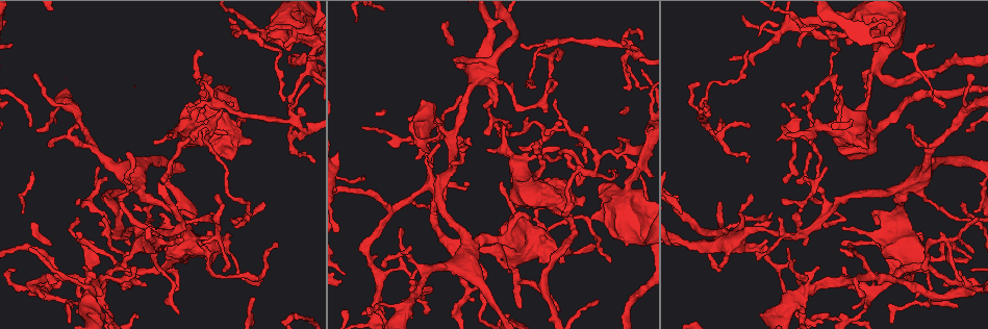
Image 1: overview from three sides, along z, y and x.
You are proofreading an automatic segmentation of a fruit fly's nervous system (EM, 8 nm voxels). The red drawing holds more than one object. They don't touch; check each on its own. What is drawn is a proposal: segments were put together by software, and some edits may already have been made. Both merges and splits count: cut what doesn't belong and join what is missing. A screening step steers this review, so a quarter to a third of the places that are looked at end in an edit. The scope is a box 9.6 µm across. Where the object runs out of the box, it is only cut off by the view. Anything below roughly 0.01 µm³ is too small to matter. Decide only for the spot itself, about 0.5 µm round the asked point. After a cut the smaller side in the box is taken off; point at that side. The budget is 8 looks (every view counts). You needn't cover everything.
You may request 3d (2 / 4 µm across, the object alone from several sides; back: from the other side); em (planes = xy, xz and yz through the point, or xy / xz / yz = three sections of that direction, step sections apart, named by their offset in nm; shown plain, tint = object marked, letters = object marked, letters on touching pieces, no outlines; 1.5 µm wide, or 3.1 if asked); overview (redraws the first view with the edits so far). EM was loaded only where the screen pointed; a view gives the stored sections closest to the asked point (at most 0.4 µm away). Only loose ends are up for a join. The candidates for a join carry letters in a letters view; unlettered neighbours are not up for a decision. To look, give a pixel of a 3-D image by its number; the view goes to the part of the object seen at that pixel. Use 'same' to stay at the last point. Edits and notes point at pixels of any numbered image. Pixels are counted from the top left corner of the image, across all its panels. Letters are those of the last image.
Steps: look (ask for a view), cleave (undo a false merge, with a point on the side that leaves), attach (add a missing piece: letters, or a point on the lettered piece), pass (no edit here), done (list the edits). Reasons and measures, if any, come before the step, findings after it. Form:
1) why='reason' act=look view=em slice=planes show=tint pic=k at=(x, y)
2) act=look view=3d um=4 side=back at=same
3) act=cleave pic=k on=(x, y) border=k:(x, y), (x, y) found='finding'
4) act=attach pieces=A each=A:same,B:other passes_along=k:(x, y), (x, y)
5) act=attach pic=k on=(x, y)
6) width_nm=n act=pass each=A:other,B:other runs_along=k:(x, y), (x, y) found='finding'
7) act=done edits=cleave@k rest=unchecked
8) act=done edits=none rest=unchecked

why='calibre changes' act=look view=em slice=planes show=letters pic=1 at=(224, 245)

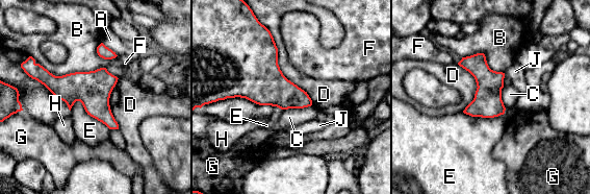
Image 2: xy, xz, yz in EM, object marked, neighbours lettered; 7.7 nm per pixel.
width_nm=220 act=pass each=A:other,B:other,C:other,D:other,E:other,F:other,G:other,H:other,J:other border=2:(266, 28), (279, 69), (312, 104) found='all the same neuron'

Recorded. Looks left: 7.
why='free end' act=look view=em slice=planes show=letters pic=1 at=(971, 253)

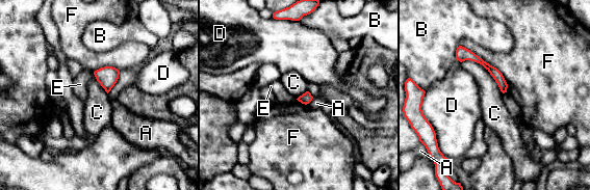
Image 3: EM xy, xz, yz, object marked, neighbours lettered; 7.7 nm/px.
act=pass each=A:other,B:other,C:other,D:other,E:other,F:other border=3:(460, 61), (479, 62), (503, 92) found='none of them fits'

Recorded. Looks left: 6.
why='thin end' act=look view=3d um=2 pic=1 at=(294, 109)

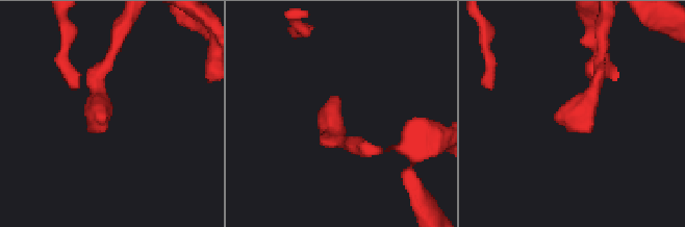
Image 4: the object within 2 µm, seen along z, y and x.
act=look view=em slice=yz step=4 show=tint pic=4 at=(337, 99)

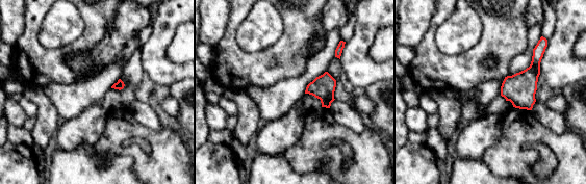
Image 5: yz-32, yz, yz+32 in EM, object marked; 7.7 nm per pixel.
why='cut it another way' act=look view=em slice=planes show=letters at=same

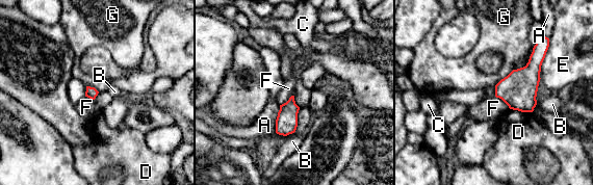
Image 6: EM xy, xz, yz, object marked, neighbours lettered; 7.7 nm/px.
longest_contact=E:260nm act=pass each=A:other,B:other,C:other,D:other,E:other,F:other,G:other border=6:(293, 96), (294, 102), (300, 107) found='none of them fits'

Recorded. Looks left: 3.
act=done edits=none rest=unchecked

